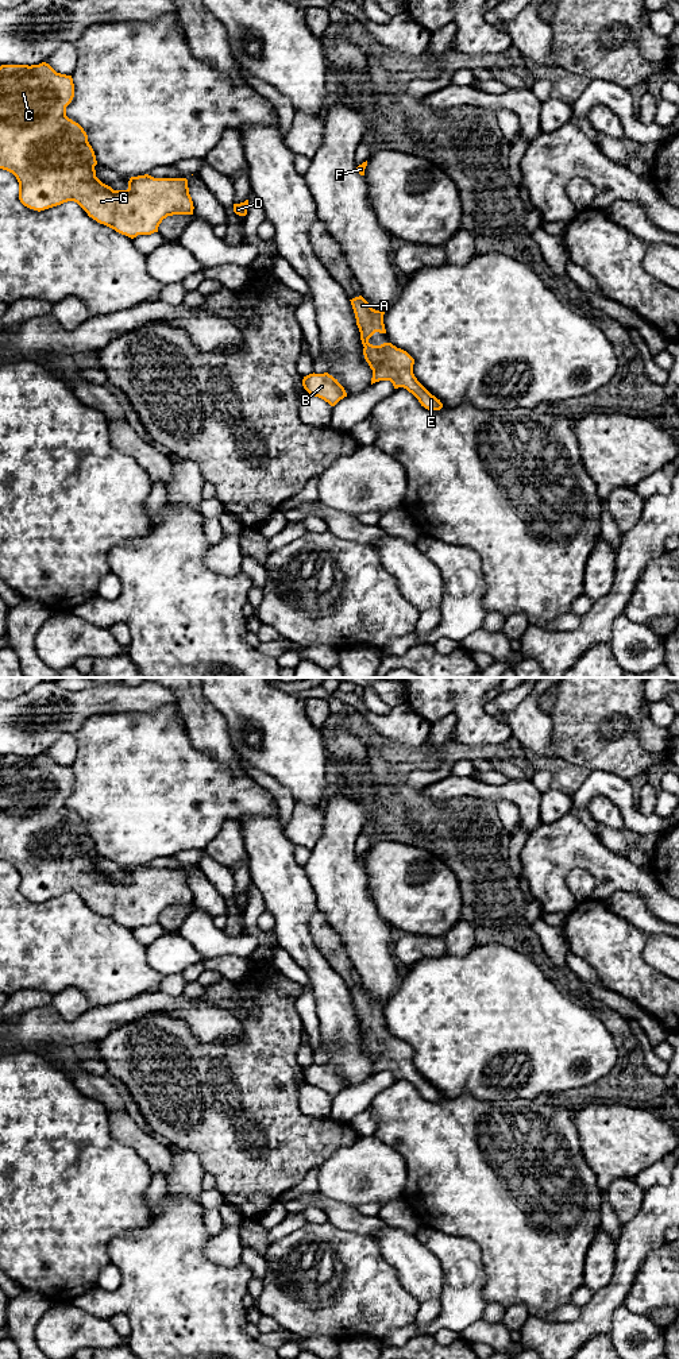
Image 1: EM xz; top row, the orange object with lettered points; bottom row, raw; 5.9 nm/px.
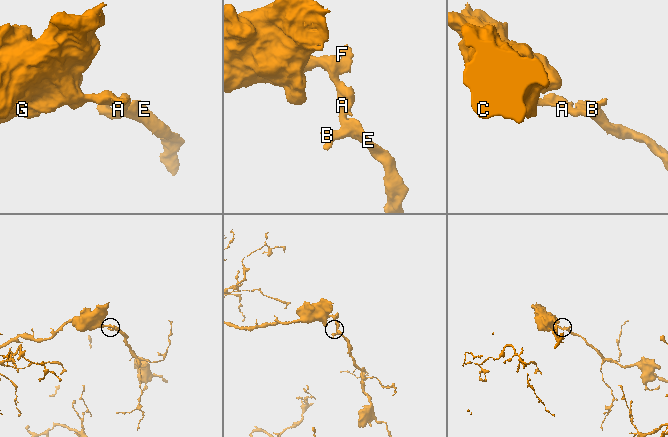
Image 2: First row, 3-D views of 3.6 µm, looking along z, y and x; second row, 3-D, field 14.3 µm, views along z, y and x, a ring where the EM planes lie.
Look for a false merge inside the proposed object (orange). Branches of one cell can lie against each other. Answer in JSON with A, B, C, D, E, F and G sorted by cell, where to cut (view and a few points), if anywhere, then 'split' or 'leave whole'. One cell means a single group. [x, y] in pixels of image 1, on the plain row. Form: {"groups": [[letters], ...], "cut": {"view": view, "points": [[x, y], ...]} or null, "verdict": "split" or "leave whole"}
{"groups": [["A", "B", "C", "D", "E", "F", "G"]], "cut": null, "verdict": "leave whole"}

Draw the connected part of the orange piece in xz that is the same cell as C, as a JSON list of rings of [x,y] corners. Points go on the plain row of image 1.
[[[42,753],[39,756],[1,756],[0,757],[0,860],[12,864],[19,873],[19,891],[20,893],[34,902],[45,902],[67,892],[77,893],[89,908],[100,915],[104,915],[116,923],[126,926],[131,930],[138,926],[151,926],[158,923],[158,918],[163,910],[173,906],[193,906],[193,892],[189,885],[188,870],[186,869],[154,869],[148,865],[131,868],[128,872],[127,881],[113,881],[111,877],[103,875],[96,868],[94,857],[97,856],[94,842],[88,833],[88,826],[84,819],[66,807],[66,798],[72,794],[74,788],[74,775],[72,767],[57,764],[49,754]]]

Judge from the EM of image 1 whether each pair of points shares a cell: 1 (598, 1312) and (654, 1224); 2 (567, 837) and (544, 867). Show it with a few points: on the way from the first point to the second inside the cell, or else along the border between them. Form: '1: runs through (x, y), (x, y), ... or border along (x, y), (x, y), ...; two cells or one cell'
1: runs through (616, 1290), (635, 1246); one cell
2: runs through (562, 844), (547, 860); one cell

